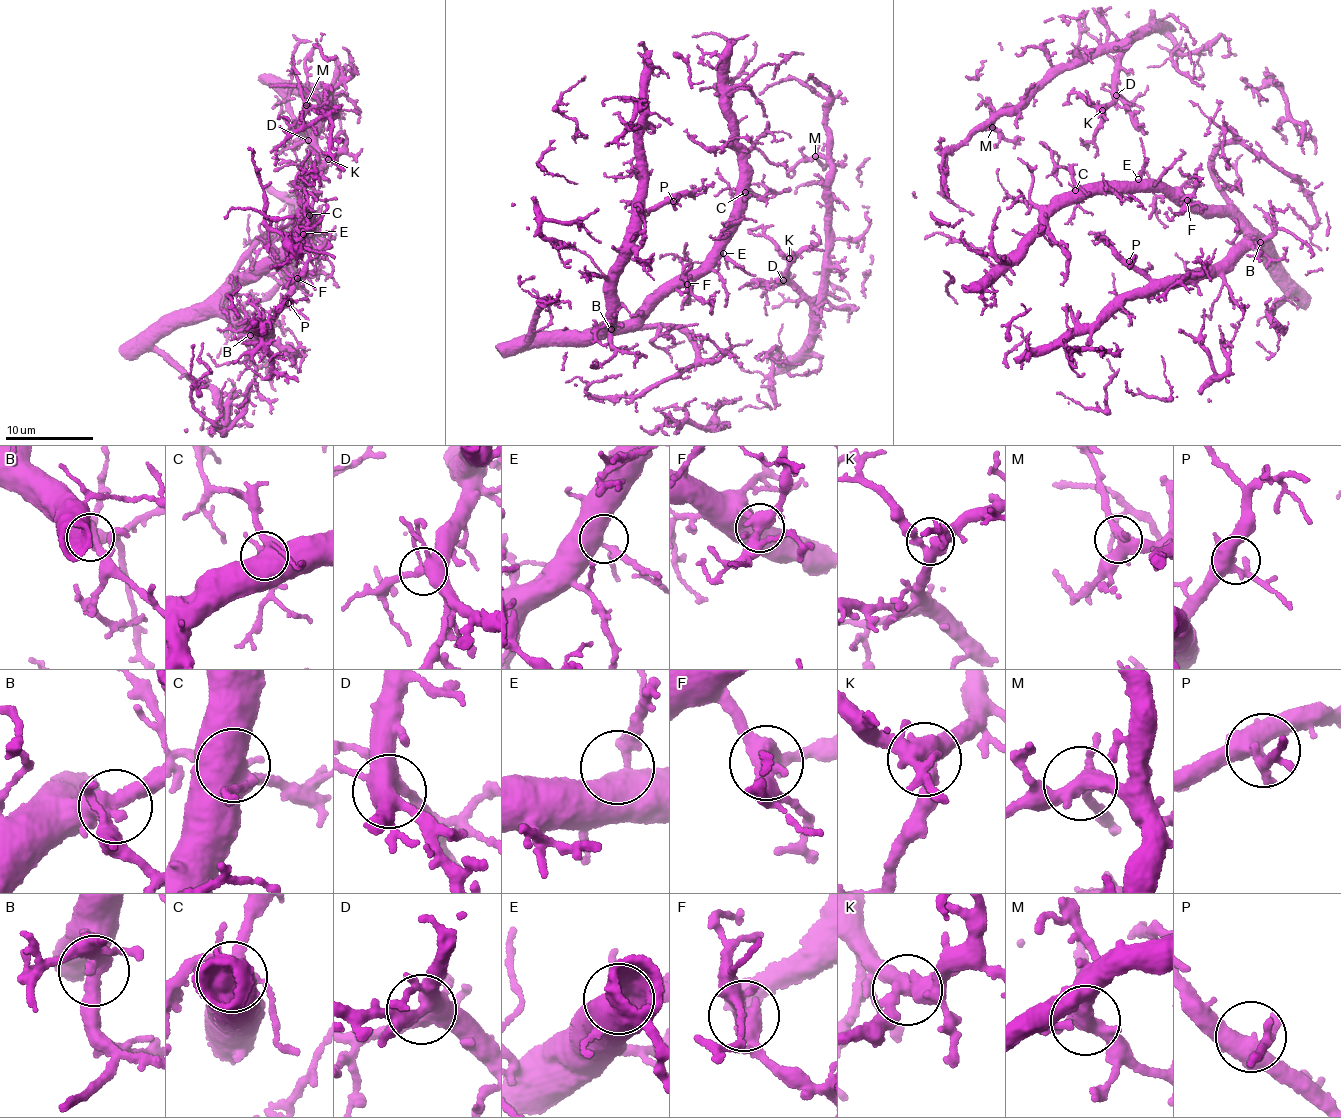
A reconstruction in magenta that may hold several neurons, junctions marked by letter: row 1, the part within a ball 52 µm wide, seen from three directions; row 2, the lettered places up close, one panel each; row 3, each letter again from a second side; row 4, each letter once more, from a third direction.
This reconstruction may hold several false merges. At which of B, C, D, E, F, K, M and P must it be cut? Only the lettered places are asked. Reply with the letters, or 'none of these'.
none of these

